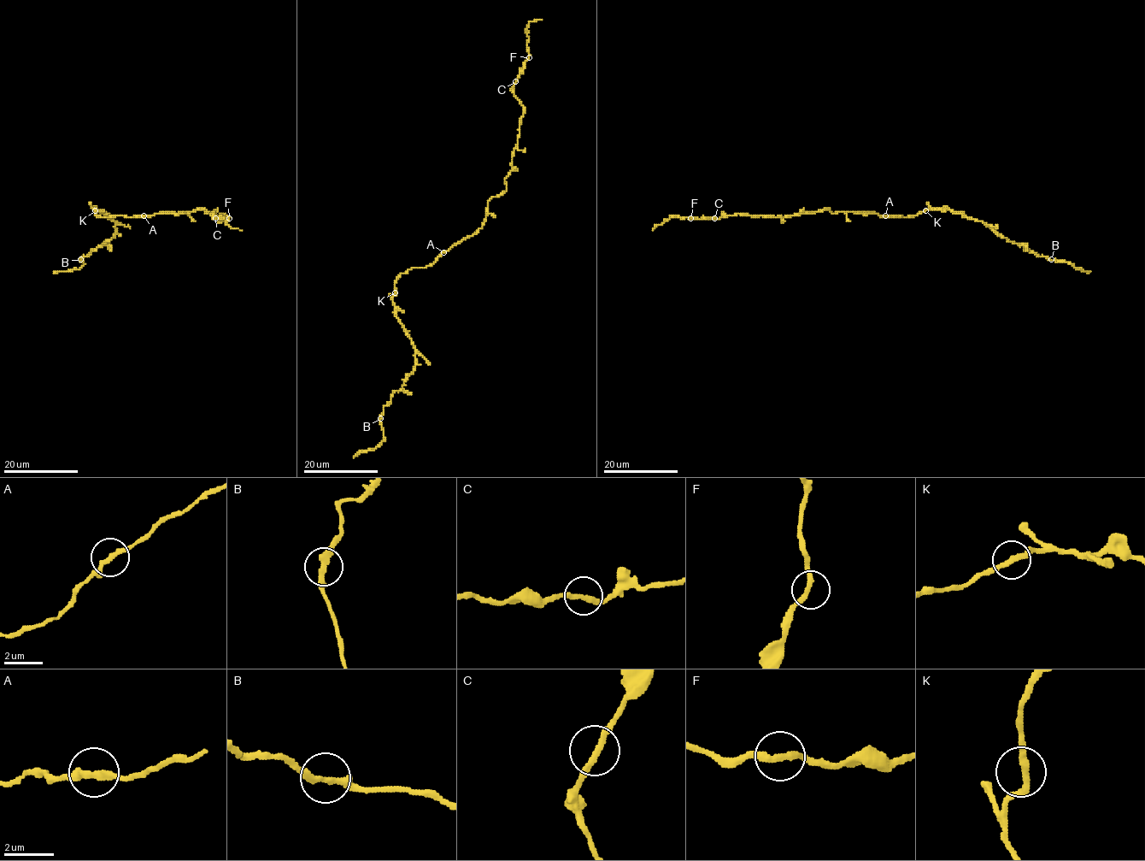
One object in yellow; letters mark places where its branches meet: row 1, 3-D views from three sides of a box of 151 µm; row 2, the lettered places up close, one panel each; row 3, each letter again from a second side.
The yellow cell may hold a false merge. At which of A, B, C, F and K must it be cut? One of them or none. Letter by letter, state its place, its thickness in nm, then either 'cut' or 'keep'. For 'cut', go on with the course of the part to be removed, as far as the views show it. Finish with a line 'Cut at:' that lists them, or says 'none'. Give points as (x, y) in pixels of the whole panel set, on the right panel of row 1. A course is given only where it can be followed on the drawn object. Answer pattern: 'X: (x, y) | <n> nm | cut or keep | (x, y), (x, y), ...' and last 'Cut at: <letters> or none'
A: (885, 215) | 240 nm | keep
B: (1051, 259) | 280 nm | keep
C: (714, 218) | 260 nm | keep
F: (690, 218) | 280 nm | keep
K: (925, 210) | 240 nm | keep
Cut at: none

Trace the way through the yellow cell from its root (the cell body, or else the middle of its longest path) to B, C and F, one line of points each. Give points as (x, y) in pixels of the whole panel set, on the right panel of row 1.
B: (884, 216), (907, 218), (930, 209), (949, 209), (980, 221), (1009, 241), (1051, 260)
C: (884, 216), (870, 212), (832, 213), (824, 209), (787, 216), (734, 214), (714, 218)
F: (884, 216), (870, 212), (832, 213), (824, 209), (787, 216), (734, 214), (719, 219), (690, 218)

